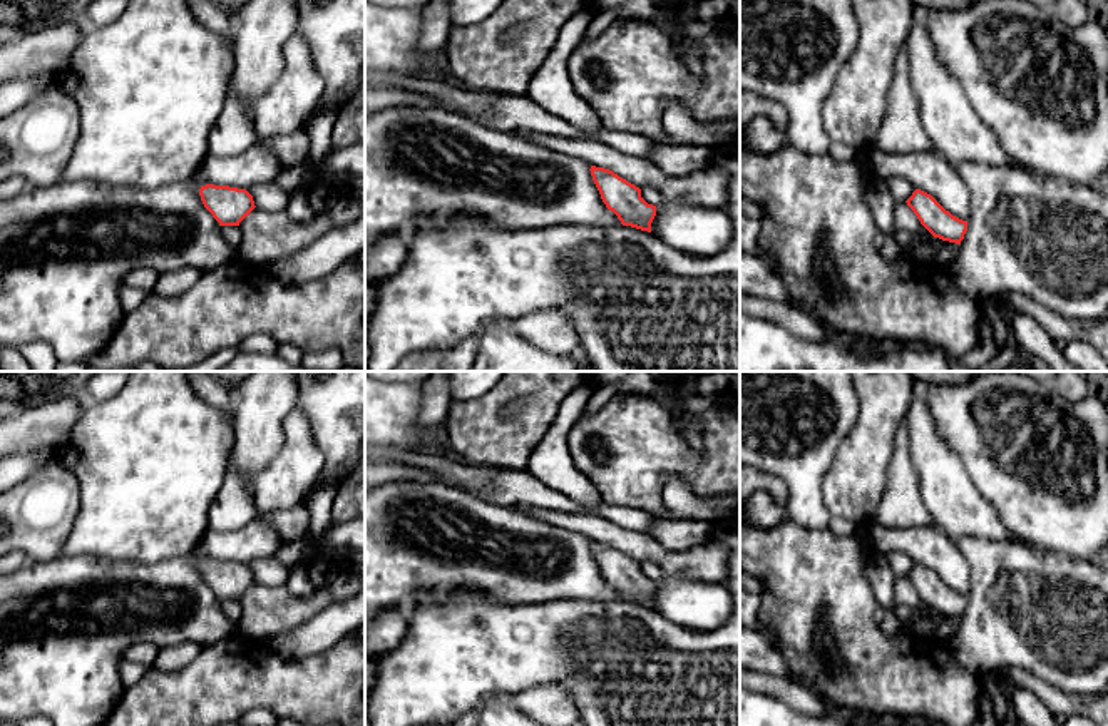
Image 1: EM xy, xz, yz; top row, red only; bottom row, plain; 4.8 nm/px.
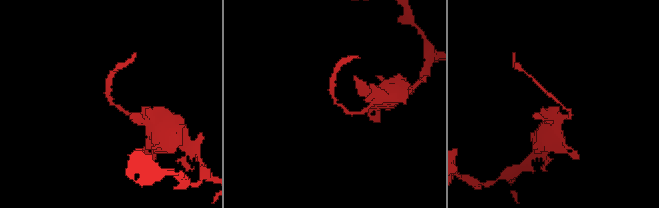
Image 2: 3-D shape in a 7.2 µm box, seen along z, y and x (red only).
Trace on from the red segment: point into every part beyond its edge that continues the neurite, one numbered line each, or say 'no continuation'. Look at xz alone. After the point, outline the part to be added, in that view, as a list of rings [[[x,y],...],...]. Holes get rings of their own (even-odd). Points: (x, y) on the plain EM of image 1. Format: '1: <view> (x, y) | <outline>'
1: xz (708, 561) | [[[524,509],[547,524],[577,532],[589,540],[604,542],[634,559],[636,562],[656,562],[663,575],[686,575],[711,582],[723,582],[728,575],[730,550],[708,540],[683,552],[668,552],[663,544],[649,534],[623,529],[599,515],[581,515],[546,509]]]

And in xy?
1: xy (266, 611) | [[[341,567],[335,579],[306,599],[293,597],[285,585],[254,582],[241,597],[243,616],[238,634],[268,642],[274,634],[305,624],[326,606],[365,589],[365,575]]]

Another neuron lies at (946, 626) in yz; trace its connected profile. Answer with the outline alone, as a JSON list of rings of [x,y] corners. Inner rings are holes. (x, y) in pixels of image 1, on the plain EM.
[[[934,612],[936,636],[942,641],[951,641],[959,626],[959,619]]]

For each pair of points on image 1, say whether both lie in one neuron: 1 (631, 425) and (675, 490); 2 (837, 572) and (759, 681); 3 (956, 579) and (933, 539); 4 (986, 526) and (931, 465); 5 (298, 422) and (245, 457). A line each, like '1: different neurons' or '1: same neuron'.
1: different neurons
2: different neurons
3: same neuron
4: same neuron
5: different neurons

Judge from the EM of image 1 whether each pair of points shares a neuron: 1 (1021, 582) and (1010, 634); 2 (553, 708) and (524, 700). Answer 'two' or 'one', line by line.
1: one
2: one

